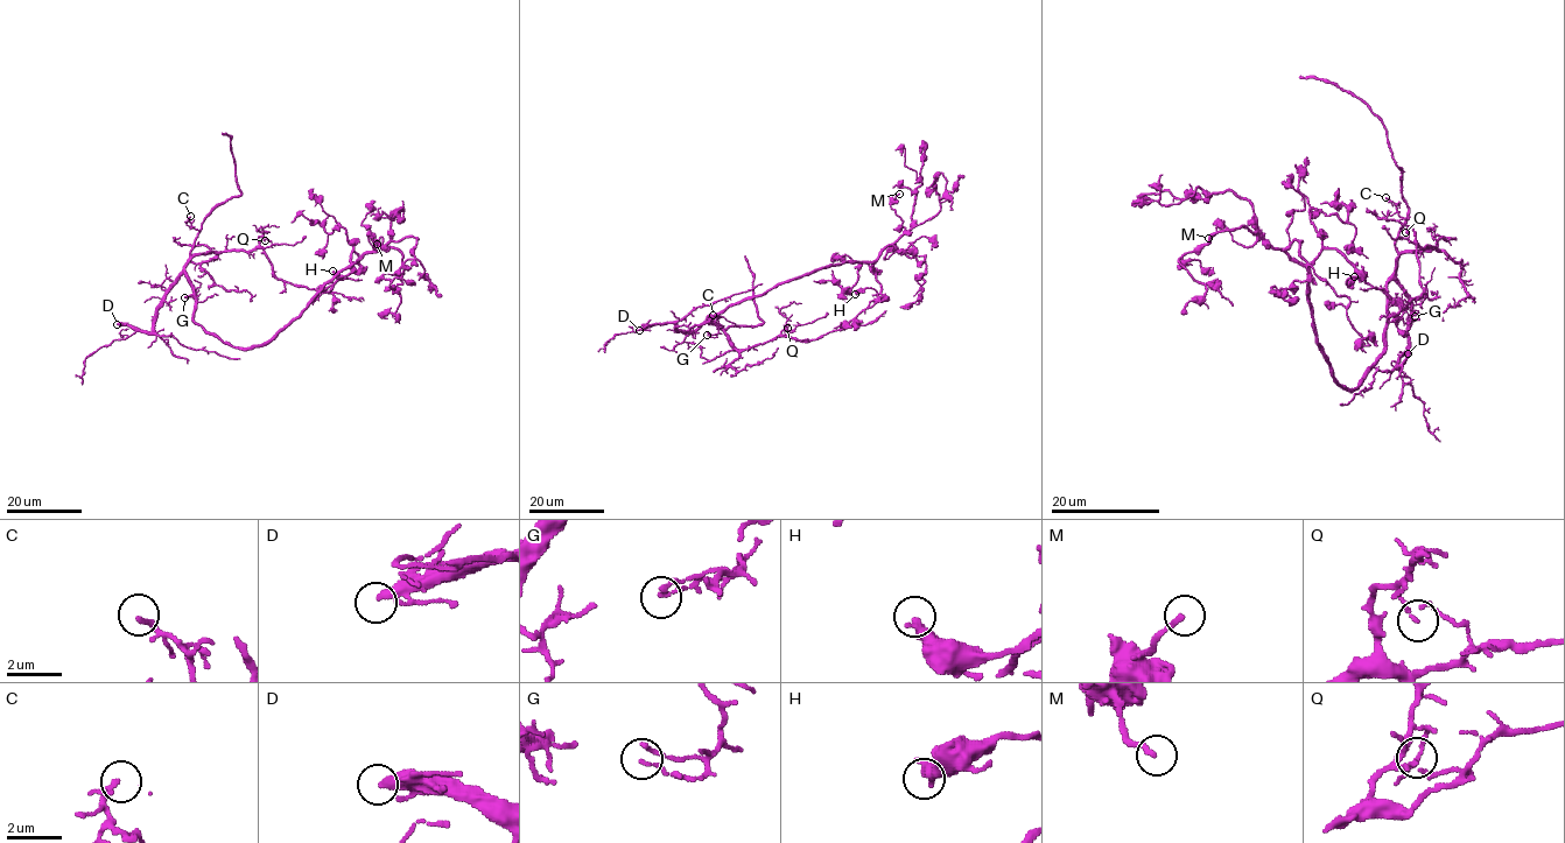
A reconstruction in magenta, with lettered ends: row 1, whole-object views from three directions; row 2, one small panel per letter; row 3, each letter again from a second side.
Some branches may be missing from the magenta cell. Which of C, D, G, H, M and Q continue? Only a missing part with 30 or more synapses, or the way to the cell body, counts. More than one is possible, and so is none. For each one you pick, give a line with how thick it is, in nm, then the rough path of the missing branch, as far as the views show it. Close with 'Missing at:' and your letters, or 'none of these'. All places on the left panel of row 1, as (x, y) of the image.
D: Thickness 240 nm
Missing at: D

